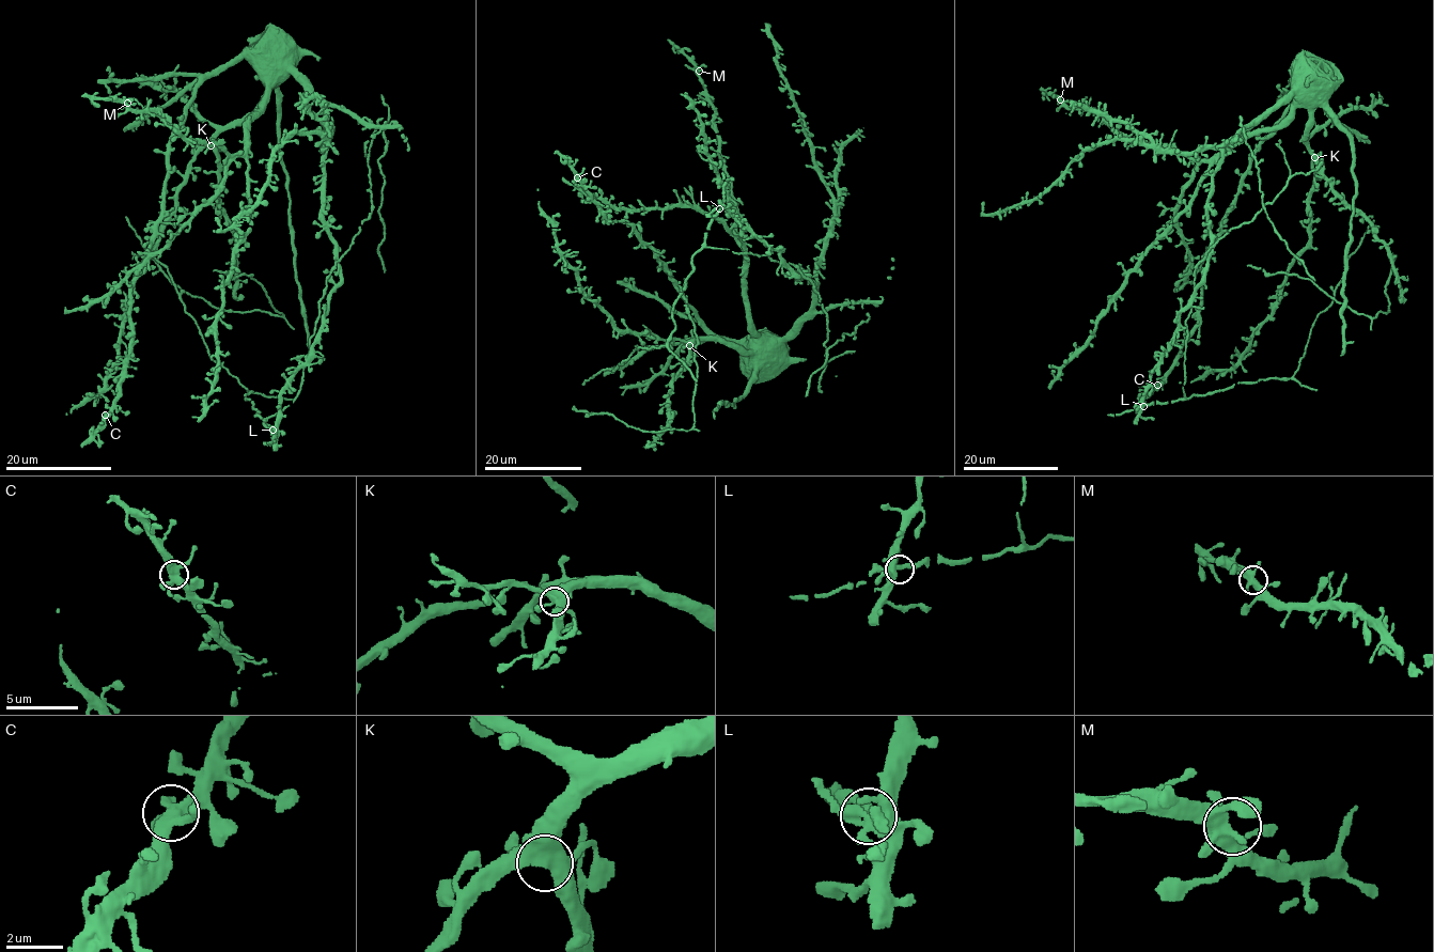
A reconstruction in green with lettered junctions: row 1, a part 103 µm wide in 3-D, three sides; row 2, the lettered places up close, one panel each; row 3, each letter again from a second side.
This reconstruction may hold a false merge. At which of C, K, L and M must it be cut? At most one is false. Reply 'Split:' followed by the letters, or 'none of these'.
Split: none of these

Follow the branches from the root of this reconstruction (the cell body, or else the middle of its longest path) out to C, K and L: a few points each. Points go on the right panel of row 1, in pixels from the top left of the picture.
C: (1296, 77), (1310, 82), (1256, 144), (1235, 207), (1200, 262), (1196, 328), (1157, 385)
K: (1296, 77), (1296, 95), (1308, 108), (1310, 122), (1305, 135), (1309, 152), (1314, 157)
L: (1296, 77), (1290, 92), (1224, 149), (1208, 203), (1210, 256), (1202, 282), (1180, 314), (1143, 406)

